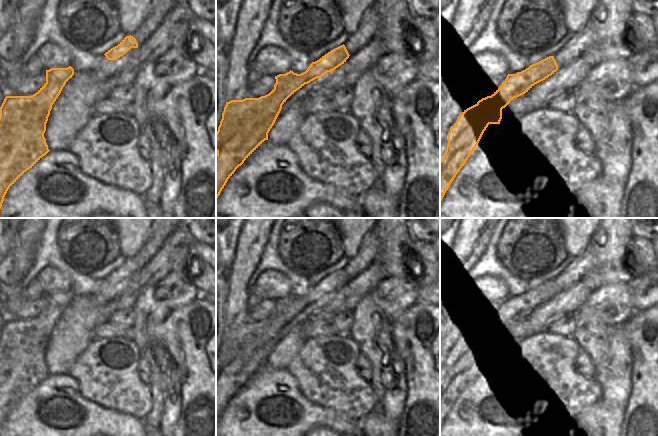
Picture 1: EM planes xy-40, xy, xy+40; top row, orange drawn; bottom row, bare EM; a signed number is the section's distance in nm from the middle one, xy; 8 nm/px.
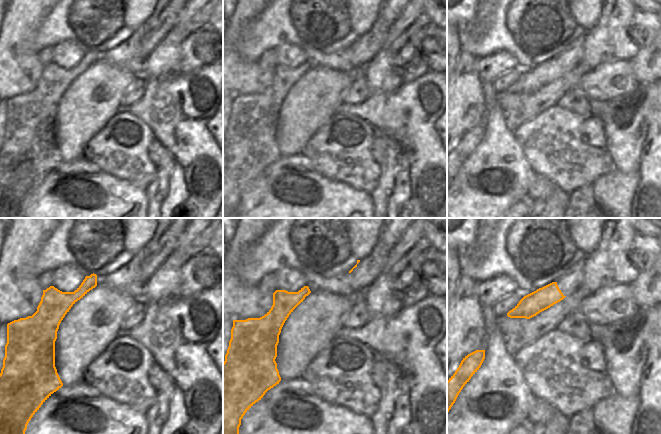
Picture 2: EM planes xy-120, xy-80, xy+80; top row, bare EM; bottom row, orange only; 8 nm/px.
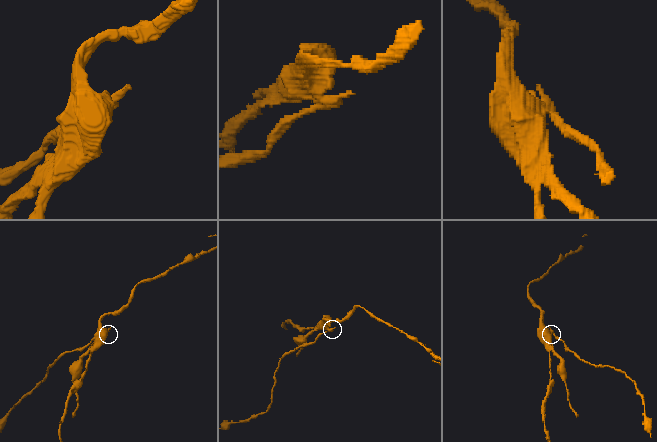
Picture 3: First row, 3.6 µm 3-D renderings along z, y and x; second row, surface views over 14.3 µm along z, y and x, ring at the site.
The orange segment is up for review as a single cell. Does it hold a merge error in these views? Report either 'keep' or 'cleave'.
cleave

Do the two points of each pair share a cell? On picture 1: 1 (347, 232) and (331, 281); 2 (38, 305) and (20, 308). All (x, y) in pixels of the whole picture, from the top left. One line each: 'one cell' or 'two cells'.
1: two cells
2: one cell

